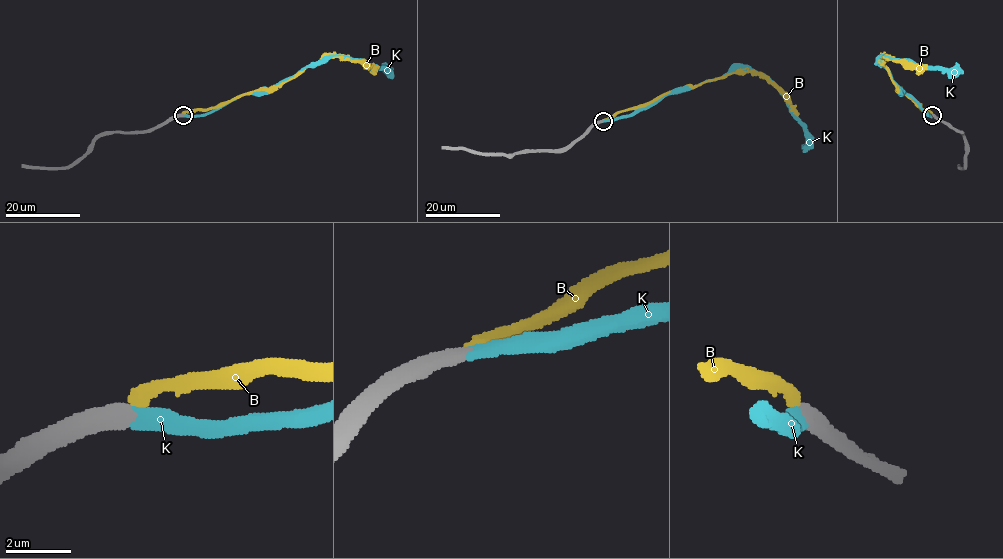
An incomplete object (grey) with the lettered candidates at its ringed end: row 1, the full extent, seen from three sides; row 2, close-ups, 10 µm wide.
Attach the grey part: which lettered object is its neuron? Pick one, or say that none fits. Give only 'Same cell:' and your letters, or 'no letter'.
Same cell: K

